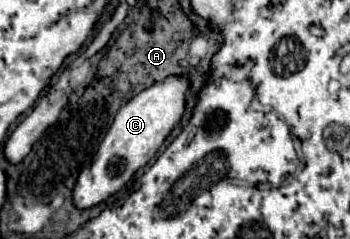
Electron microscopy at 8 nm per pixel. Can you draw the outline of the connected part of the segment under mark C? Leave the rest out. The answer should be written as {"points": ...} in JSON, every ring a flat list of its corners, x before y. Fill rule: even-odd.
{"points":[[171,76,133,96,125,106,121,106,103,142,99,144,91,166,85,168,73,184,73,206,77,210,87,210,105,202,109,196,119,192,141,166,145,166,155,156,167,134,173,130,173,126,181,120,185,112,187,90,187,78]]}

